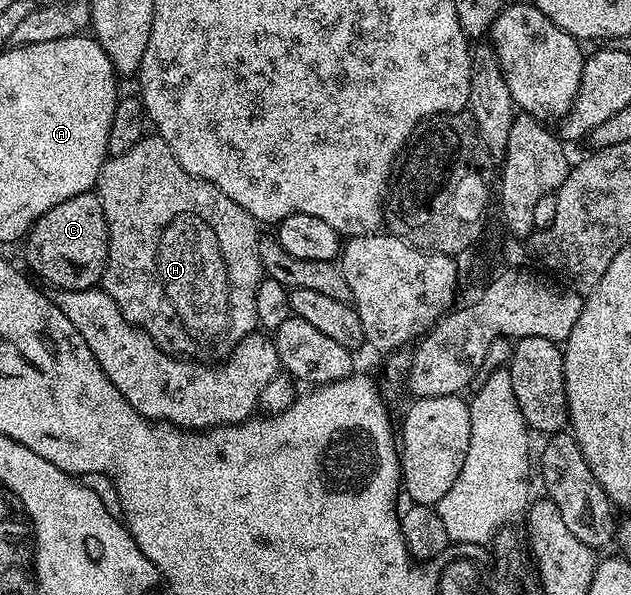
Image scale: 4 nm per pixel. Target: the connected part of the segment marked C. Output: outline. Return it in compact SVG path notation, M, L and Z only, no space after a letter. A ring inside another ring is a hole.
M95 192L83 193L66 199L66 203L58 203L58 207L50 207L29 229L23 245L29 267L45 286L70 291L99 286L108 261L108 224L99 197Z

